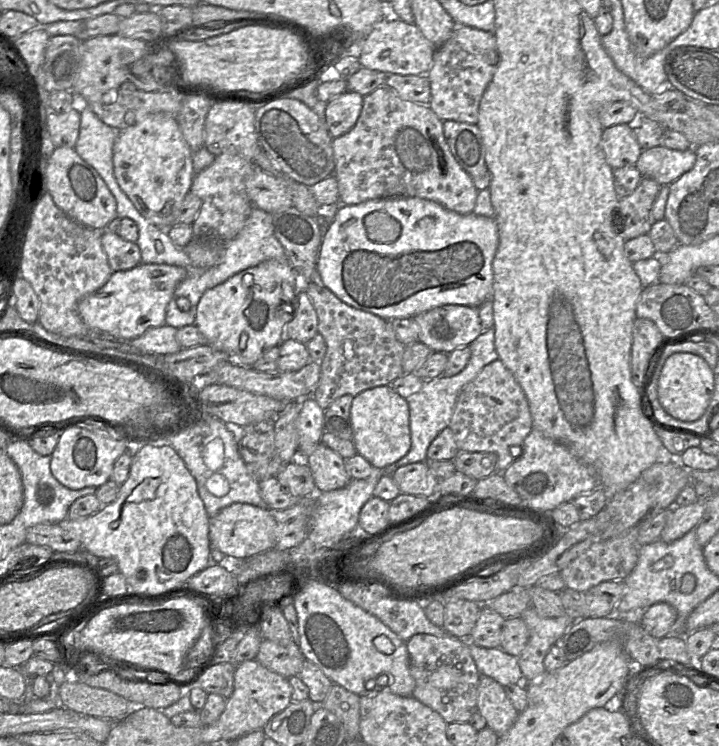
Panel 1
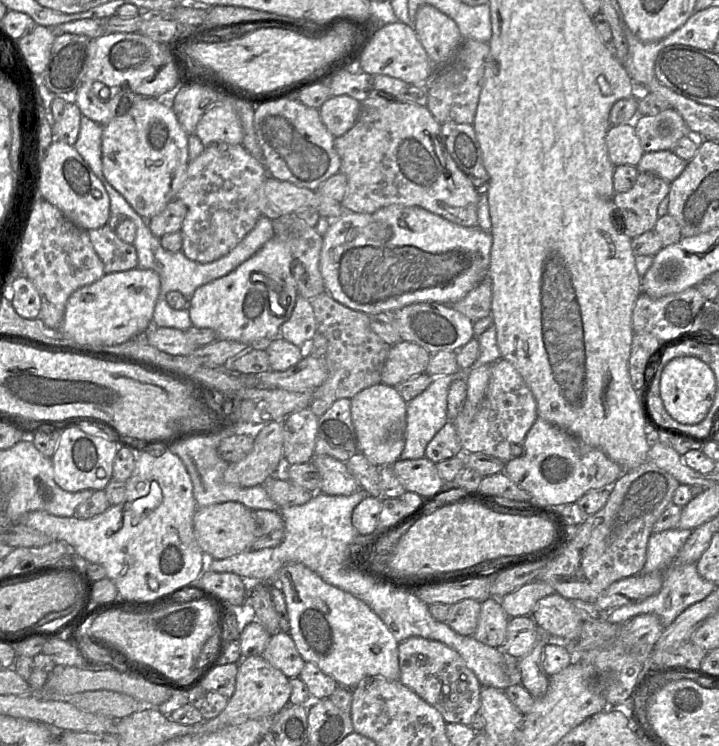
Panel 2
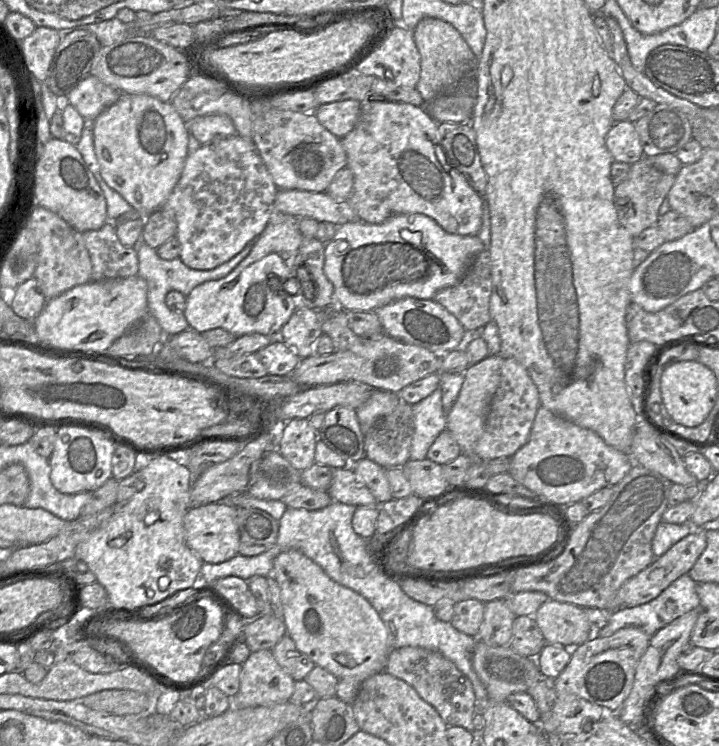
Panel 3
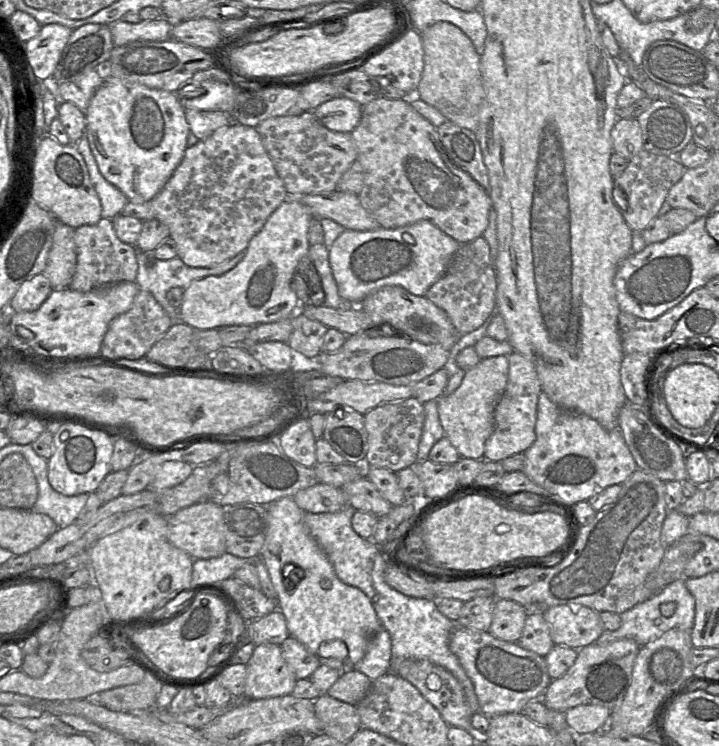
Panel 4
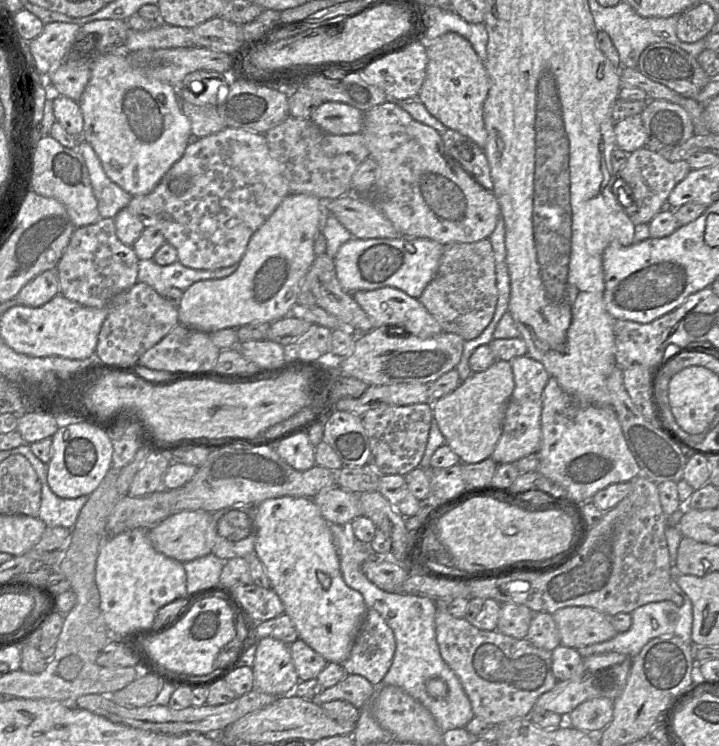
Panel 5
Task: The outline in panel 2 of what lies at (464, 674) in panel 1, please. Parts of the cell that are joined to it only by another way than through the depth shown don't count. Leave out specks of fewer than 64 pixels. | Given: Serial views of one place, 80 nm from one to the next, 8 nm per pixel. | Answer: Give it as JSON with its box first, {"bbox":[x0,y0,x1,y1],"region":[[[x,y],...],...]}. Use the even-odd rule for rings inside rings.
{"bbox":[399,637,482,726],"region":[[[411,637],[399,643],[400,681],[413,690],[420,698],[436,708],[446,723],[471,726],[474,716],[480,711],[482,685],[476,675],[465,664],[462,657],[445,644],[422,637]]]}

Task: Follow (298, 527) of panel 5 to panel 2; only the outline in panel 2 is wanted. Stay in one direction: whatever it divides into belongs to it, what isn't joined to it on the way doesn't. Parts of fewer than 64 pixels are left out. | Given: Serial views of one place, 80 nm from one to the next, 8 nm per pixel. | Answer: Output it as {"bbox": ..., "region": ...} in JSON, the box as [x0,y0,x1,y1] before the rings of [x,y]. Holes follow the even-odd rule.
{"bbox":[273,563,400,689],"region":[[[301,563],[281,568],[273,579],[285,597],[289,614],[289,634],[306,662],[315,663],[340,686],[354,689],[365,677],[382,675],[391,681],[400,680],[399,642],[381,618],[361,599],[324,581],[317,573]]]}

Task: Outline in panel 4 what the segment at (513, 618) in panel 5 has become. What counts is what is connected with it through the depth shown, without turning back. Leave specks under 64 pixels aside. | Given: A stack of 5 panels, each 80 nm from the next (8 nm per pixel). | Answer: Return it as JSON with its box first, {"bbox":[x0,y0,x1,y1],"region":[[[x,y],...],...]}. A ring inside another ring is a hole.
{"bbox":[489,600,528,643],"region":[[[495,600],[489,633],[500,640],[517,643],[522,636],[528,613],[528,609],[515,601]]]}

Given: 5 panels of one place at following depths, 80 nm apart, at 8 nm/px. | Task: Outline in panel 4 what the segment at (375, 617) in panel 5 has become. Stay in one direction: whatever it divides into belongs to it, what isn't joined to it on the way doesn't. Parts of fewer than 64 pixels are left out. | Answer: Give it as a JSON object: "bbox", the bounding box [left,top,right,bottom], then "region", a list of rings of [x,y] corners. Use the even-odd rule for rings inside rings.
{"bbox":[353,626,392,680],"region":[[[381,626],[371,638],[364,657],[353,670],[367,675],[371,680],[391,671],[392,641],[389,632]]]}

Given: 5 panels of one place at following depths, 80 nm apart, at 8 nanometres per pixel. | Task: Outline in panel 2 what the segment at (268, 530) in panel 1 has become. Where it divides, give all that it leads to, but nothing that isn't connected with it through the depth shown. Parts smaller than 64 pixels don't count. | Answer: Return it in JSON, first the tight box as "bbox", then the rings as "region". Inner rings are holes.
{"bbox":[193,501,254,559],"region":[[[234,501],[198,507],[193,518],[195,539],[203,553],[224,559],[251,549],[254,539],[253,510]]]}

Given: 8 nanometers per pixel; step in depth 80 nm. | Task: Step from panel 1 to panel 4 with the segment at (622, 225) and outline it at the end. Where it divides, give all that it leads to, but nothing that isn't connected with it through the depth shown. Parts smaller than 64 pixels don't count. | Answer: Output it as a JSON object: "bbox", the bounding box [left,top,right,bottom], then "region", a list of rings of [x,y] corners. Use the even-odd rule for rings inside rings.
{"bbox":[614,149,685,232],"region":[[[644,149],[628,162],[623,173],[615,178],[614,185],[618,185],[619,190],[624,190],[626,194],[628,207],[621,213],[633,232],[641,232],[659,216],[670,189],[682,178],[685,170],[678,159],[656,155]]]}

